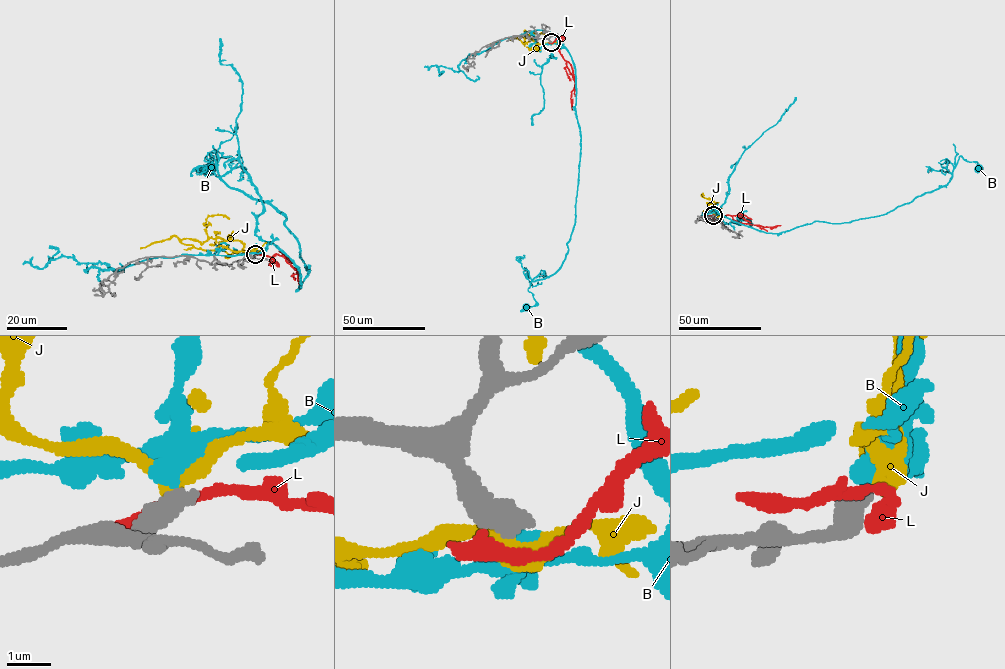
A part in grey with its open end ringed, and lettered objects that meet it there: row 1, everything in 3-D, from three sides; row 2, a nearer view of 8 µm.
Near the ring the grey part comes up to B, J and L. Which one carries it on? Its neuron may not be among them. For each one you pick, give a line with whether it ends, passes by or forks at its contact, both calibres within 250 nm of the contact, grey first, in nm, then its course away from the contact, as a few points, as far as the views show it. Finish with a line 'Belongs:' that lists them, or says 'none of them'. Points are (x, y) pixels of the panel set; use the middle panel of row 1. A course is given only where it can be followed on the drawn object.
Belongs: none of them

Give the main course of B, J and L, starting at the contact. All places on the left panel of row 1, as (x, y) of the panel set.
B: (254, 254), (272, 242), (299, 288), (307, 276), (286, 218), (231, 188), (213, 147), (228, 157), (208, 167)
J: (254, 254), (238, 240), (181, 241), (204, 250), (222, 245), (249, 253), (257, 247)
L: (254, 256), (269, 256), (278, 266), (269, 260), (276, 254), (282, 256), (299, 272), (291, 276), (293, 272)

